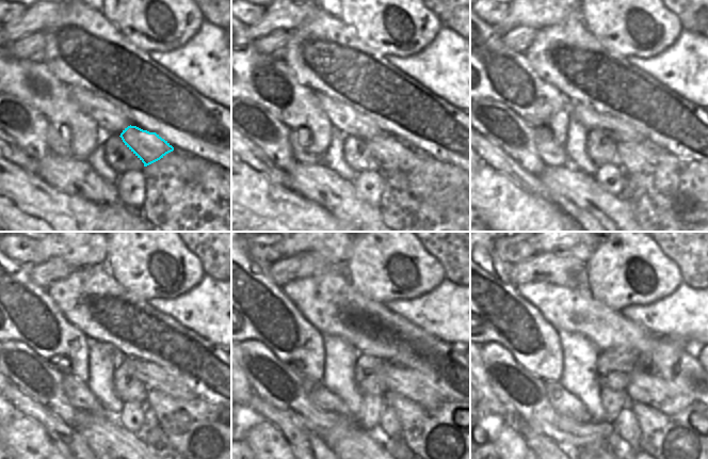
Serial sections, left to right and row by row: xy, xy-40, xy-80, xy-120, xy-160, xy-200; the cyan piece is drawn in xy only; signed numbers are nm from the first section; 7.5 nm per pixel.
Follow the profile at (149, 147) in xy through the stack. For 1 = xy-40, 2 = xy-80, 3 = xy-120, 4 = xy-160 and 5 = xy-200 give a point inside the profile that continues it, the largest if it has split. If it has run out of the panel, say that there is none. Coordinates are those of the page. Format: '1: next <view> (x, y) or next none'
1: next xy-40 (427, 174)
2: next xy-80 (670, 180)
3: next xy-120 (206, 433)
4: next xy-160 (448, 437)
5: next xy-200 (687, 441)

